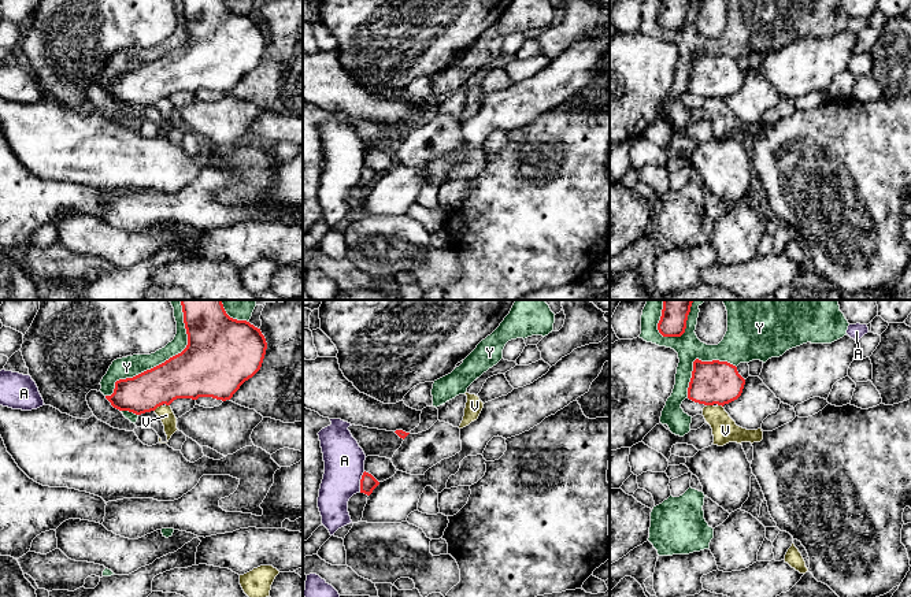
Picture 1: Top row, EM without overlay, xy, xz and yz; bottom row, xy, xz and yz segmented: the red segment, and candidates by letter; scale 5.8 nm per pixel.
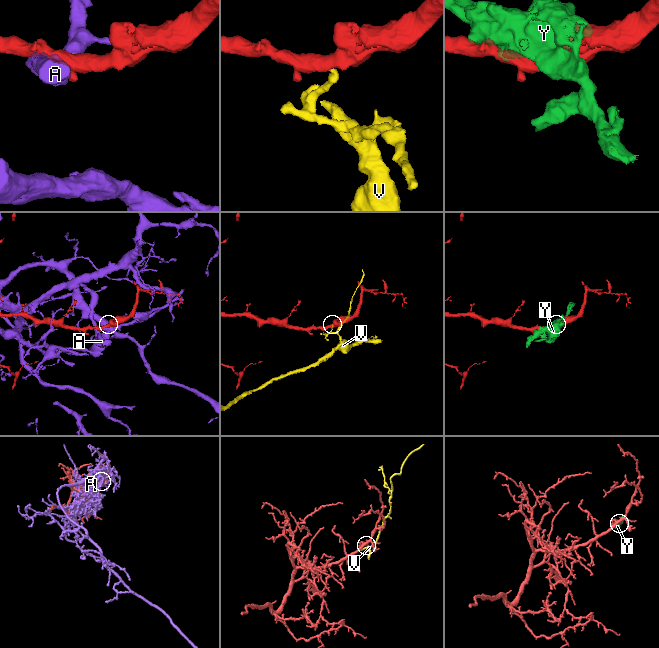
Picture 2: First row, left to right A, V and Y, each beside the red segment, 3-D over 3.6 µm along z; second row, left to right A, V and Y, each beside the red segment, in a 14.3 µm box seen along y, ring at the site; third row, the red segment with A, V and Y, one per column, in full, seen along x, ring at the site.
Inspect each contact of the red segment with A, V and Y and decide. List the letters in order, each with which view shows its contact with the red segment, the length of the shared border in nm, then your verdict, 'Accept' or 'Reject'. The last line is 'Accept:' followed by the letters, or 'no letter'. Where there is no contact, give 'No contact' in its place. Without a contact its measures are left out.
A: Touches red in xz. Shared border 120 nm. Reject
V: Touches red in xy. Shared border 70 nm. Reject
Y: Touches red in xy. Shared border 700 nm. Reject
Accept: no letter

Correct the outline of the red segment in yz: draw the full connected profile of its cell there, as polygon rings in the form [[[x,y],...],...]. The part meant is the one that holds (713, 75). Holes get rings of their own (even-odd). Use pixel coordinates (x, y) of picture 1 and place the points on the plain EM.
[[[693,55],[688,92],[704,99],[725,99],[737,93],[744,82],[745,73],[737,60],[727,55]]]

